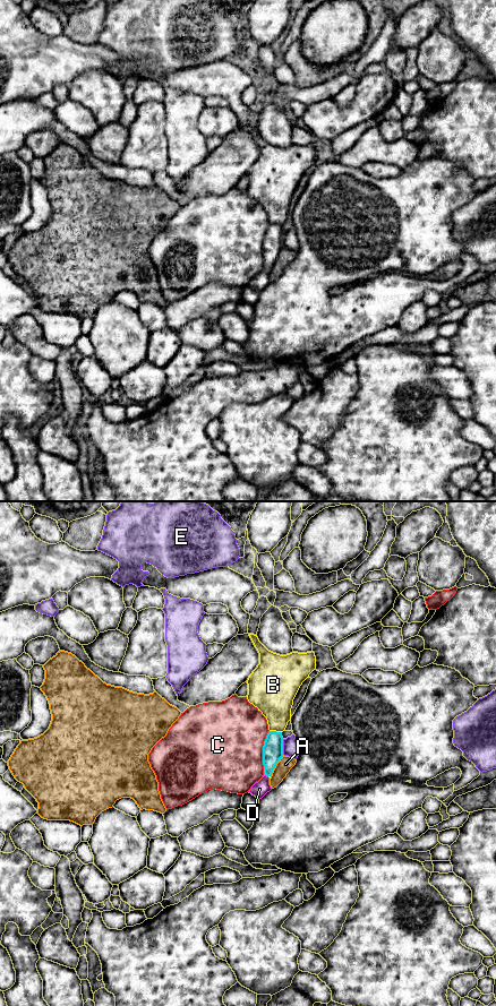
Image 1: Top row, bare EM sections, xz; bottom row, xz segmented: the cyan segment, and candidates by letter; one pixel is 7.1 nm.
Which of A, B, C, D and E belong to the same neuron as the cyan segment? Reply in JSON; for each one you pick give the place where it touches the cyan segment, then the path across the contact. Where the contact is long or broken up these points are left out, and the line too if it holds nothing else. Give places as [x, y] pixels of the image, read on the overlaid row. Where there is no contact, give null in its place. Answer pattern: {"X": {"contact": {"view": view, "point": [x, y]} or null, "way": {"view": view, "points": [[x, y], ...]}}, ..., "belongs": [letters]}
{"D": {"contact": {"view": "xz", "point": [266, 775]}, "way": {"view": "xz", "points": [[273, 746], [266, 775], [259, 789]]}}, "belongs": ["D"]}

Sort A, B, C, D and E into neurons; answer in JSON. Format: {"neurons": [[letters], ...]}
{"neurons": [["A"], ["B"], ["C"], ["D"], ["E"]]}

